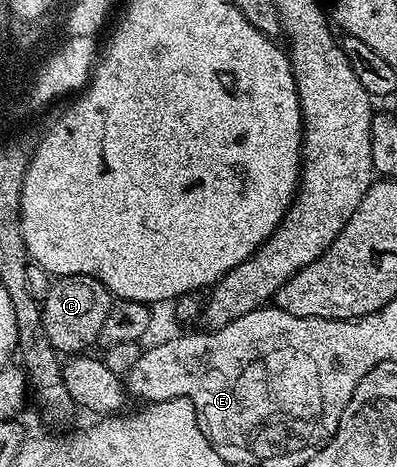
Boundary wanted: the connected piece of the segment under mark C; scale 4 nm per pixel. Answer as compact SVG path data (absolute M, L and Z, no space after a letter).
M69 275L52 280L49 295L41 302L45 335L51 337L60 354L79 355L90 350L87 348L100 340L112 300L111 293L96 277Z

